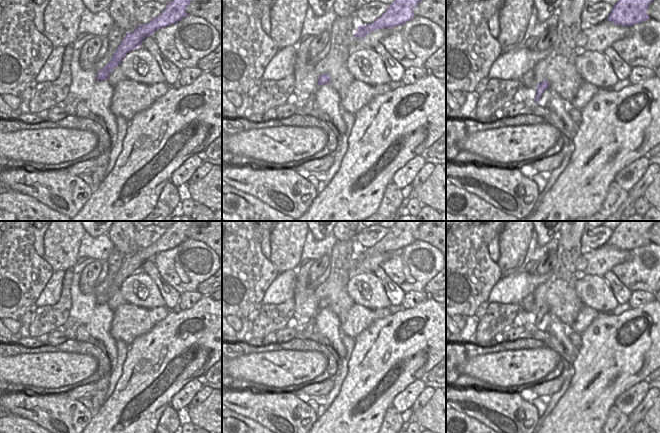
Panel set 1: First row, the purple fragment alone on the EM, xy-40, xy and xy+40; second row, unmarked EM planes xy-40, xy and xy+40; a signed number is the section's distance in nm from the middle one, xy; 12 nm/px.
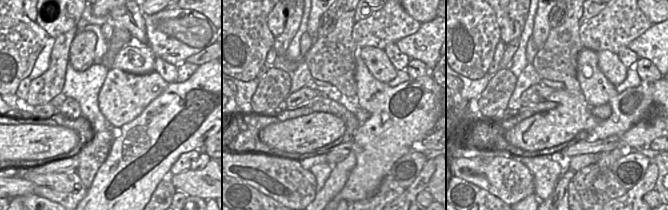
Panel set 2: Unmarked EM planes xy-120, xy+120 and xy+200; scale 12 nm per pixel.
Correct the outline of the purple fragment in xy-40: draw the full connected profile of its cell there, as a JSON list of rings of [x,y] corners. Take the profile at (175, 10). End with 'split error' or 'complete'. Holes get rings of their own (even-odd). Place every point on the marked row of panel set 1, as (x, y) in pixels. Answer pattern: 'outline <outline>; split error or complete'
outline [[[172,0],[158,17],[148,24],[139,25],[133,32],[126,33],[109,63],[97,71],[97,80],[107,80],[112,69],[121,63],[127,53],[138,48],[146,36],[151,36],[156,30],[172,25],[184,17],[189,16],[189,14],[186,13],[186,8],[191,1],[192,0]]]; complete

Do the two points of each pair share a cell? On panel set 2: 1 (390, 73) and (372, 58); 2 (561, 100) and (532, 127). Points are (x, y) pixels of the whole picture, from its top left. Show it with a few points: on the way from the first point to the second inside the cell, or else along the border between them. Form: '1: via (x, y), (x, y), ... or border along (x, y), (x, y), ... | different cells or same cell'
1: via (386, 69), (376, 59) | same cell
2: via (560, 109), (541, 127) | same cell

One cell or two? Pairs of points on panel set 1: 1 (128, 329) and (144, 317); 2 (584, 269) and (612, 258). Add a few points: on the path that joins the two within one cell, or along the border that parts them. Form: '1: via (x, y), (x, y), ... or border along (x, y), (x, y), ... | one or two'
1: via (132, 325), (140, 320) | one
2: via (591, 262), (597, 262), (605, 258) | one

